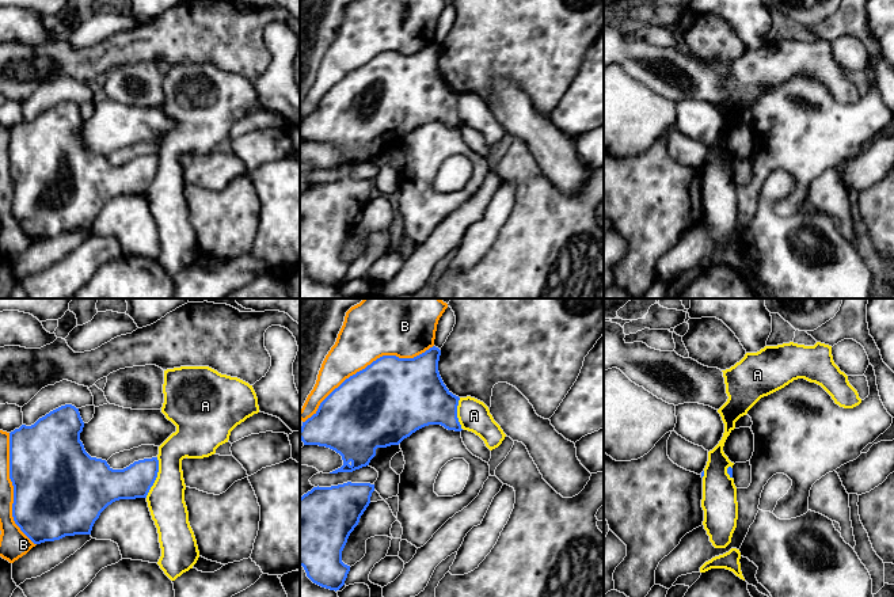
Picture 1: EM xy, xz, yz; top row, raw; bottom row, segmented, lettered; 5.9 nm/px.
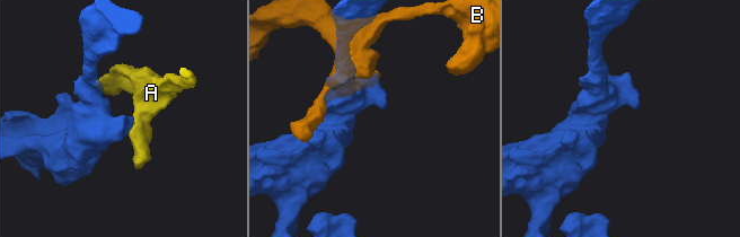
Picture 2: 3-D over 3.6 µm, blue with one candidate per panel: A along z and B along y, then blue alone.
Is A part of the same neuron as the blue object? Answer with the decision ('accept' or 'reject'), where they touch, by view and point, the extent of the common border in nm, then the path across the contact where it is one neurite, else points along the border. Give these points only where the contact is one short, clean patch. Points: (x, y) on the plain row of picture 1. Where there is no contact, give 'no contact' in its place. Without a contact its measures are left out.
reject; contact xy (156, 172); length 260 nm; border xy (158, 153), (158, 172), (145, 193)

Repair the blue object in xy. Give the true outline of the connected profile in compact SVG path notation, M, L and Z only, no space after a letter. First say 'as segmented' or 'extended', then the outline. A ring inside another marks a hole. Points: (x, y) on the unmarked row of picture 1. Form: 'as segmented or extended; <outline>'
as segmented; M65 100L34 121L22 121L9 129L12 213L34 240L91 231L95 217L109 201L119 195L147 194L157 174L157 153L134 157L123 166L113 166L106 156L91 153L80 137L83 123L79 104Z

